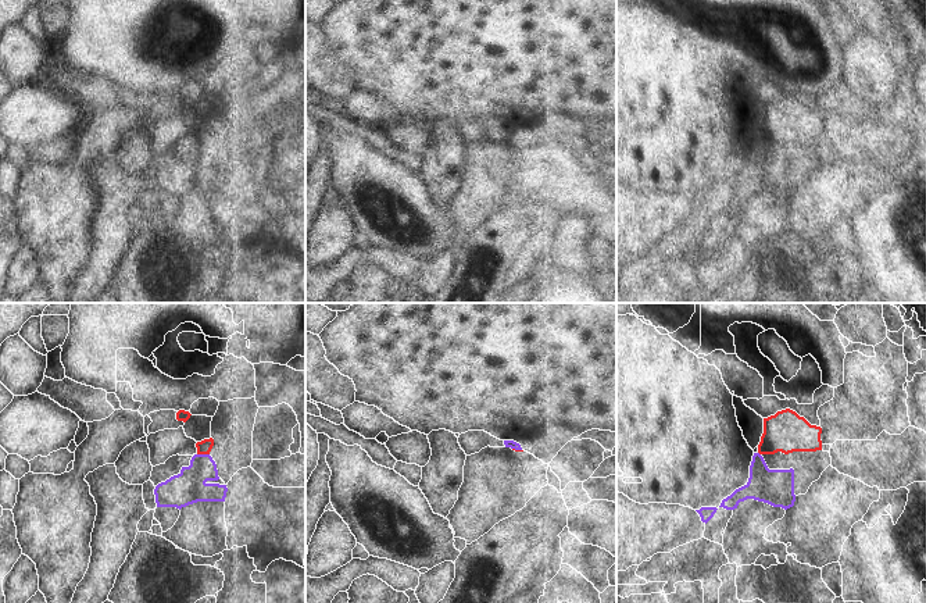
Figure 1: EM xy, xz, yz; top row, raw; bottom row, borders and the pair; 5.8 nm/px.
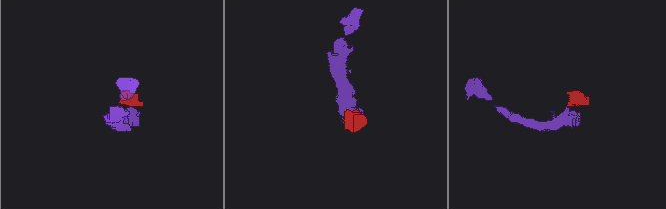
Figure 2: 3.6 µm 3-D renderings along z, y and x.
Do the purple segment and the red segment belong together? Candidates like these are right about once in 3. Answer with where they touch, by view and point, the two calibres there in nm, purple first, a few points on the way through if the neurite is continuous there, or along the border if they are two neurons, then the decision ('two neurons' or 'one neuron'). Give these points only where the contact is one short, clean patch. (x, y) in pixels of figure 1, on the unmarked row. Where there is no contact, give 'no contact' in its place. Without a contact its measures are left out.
meets purple in xy at (203, 143); 200 nm thick on the purple side, 80 nm on the other; border along xy (197, 142), (208, 143); two neurons

